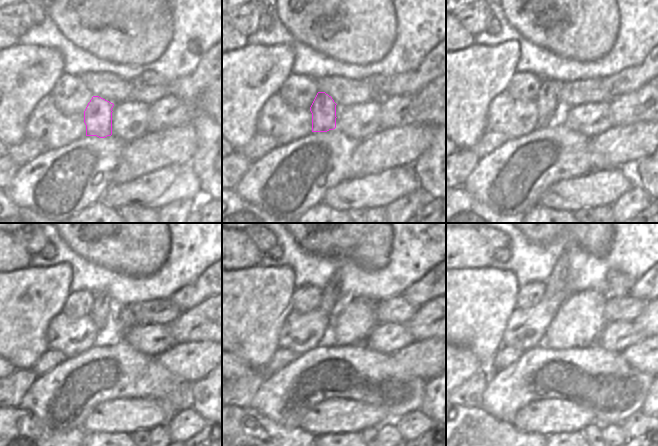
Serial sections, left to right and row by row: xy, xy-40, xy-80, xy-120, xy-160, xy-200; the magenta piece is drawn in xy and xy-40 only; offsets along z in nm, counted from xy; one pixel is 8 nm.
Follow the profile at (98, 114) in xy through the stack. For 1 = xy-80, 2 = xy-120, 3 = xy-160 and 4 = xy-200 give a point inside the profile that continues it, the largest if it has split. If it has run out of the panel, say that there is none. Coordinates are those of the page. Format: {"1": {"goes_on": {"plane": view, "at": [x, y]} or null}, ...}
{"1": {"goes_on": {"plane": "xy-80", "at": [547, 101]}}, "2": {"goes_on": {"plane": "xy-120", "at": [100, 311]}}, "3": {"goes_on": {"plane": "xy-160", "at": [328, 298]}}, "4": {"goes_on": {"plane": "xy-200", "at": [556, 282]}}}

